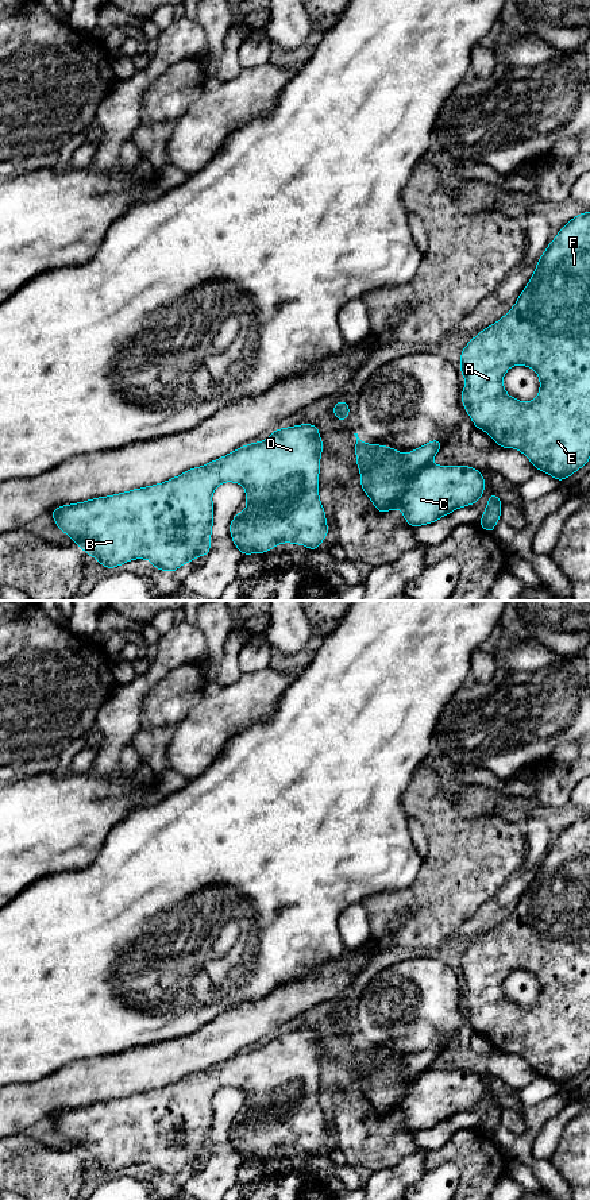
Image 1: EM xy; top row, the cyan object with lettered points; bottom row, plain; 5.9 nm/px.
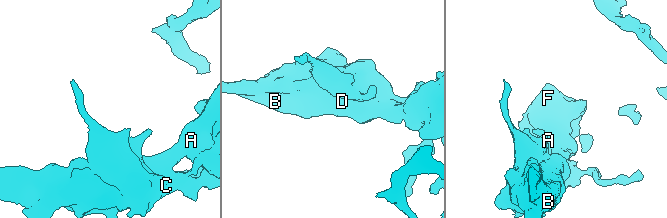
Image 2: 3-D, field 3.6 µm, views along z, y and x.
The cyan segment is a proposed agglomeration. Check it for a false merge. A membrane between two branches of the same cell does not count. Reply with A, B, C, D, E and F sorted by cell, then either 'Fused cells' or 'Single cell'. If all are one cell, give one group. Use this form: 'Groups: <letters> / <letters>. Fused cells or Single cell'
Groups: A B D E F / C. Fused cells

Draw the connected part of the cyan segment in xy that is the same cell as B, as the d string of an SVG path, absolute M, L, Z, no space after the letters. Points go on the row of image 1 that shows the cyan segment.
M313 424L281 428L263 441L243 445L163 483L63 505L49 513L76 545L109 570L134 559L149 559L154 568L174 572L184 563L209 553L212 493L223 482L236 482L246 489L247 508L232 518L230 532L244 556L265 553L281 543L302 544L316 551L328 535L319 498L323 449L319 428Z

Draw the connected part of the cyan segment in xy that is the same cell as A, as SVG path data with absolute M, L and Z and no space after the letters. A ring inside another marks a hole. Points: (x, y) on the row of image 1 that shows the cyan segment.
M590 212L579 213L570 220L551 240L547 250L540 256L537 266L528 285L518 296L514 306L497 323L481 331L471 339L460 354L460 374L466 378L466 387L462 389L462 404L467 414L473 420L475 428L479 428L490 435L497 445L504 448L520 449L539 470L549 474L556 481L564 481L575 471L583 467L590 459ZM522 364L533 369L540 378L539 396L531 402L518 401L506 394L502 385L504 375L508 369Z

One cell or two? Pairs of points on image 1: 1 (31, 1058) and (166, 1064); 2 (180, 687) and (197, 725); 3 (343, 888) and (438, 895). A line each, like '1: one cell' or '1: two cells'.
1: two cells
2: two cells
3: two cells

